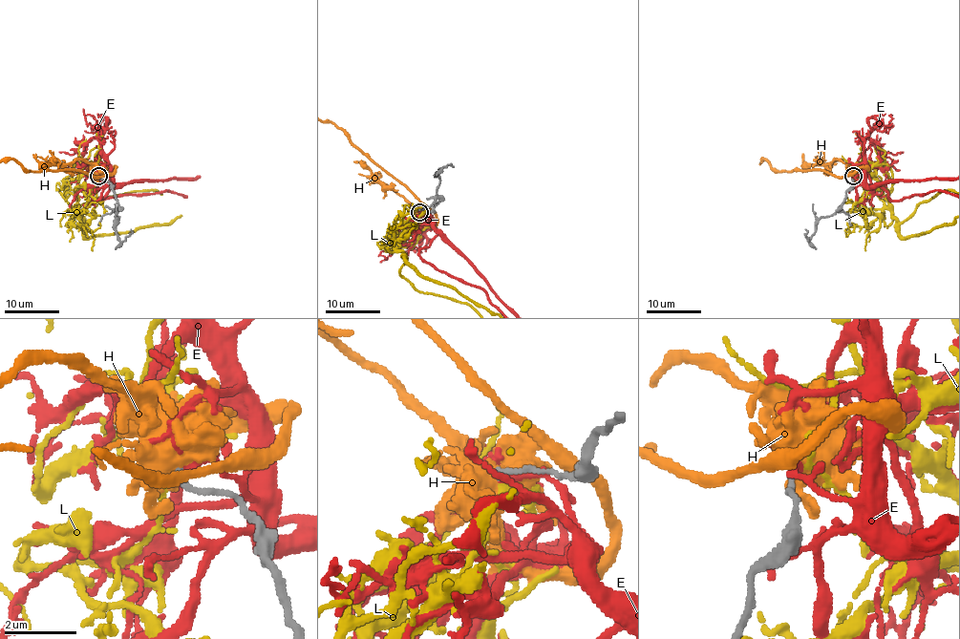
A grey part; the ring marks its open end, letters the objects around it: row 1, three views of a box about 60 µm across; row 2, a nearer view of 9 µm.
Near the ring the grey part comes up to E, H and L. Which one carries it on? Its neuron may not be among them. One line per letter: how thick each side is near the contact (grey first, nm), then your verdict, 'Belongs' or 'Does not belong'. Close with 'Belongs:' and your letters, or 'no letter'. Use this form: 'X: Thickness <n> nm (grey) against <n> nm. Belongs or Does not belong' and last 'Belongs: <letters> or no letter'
E: Thickness 150 nm (grey) against 110 nm. Does not belong
H: Thickness 150 nm (grey) against 650 nm. Does not belong
L: Thickness 140 nm (grey) against 120 nm. Belongs
Belongs: L

